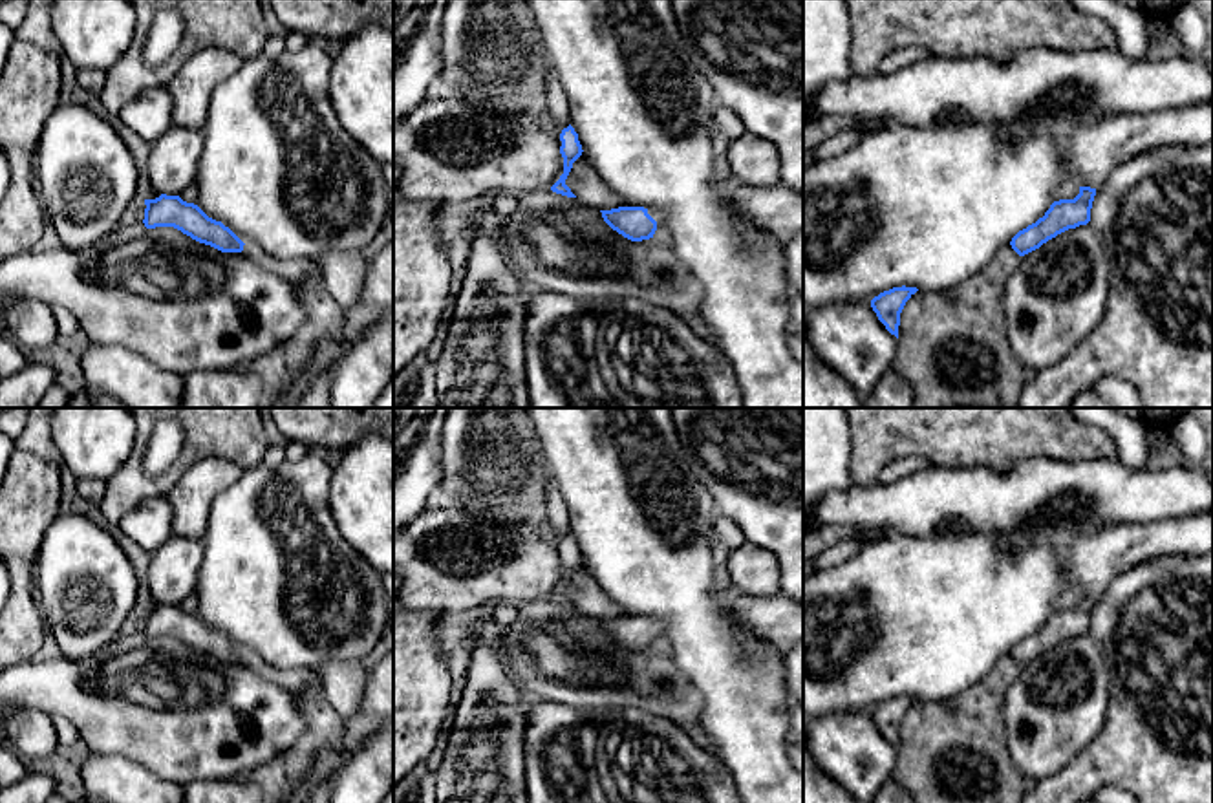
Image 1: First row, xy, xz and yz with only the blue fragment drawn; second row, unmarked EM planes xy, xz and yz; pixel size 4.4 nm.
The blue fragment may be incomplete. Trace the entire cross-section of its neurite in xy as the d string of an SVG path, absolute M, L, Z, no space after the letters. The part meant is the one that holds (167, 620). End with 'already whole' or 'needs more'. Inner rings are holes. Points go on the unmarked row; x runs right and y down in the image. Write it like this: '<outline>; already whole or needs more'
M161 604L145 609L145 637L174 637L192 649L210 655L221 662L245 662L254 671L274 684L298 695L320 695L322 684L315 669L271 669L260 658L243 653L221 631L209 627L198 615L183 611L179 605Z; needs more

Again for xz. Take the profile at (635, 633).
M644 616L600 620L604 631L631 651L666 649L664 624Z; needs more

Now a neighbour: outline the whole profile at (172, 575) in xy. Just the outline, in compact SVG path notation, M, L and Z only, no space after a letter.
M172 536L156 549L146 571L150 600L179 605L188 594L194 594L203 556L205 545L201 540L179 536Z

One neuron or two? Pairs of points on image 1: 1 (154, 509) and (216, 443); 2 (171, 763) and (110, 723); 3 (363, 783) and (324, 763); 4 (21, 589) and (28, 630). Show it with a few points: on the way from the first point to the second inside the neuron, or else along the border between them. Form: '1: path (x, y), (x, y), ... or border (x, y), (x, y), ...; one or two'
1: border (165, 496), (150, 496), (125, 514); two
2: path (156, 749), (130, 723), (125, 723); one
3: border (366, 739), (344, 758), (333, 781); two
4: path (21, 599), (21, 620); one

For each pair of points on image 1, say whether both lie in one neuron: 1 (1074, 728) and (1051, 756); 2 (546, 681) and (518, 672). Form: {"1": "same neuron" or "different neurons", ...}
{"1": "same neuron", "2": "same neuron"}

